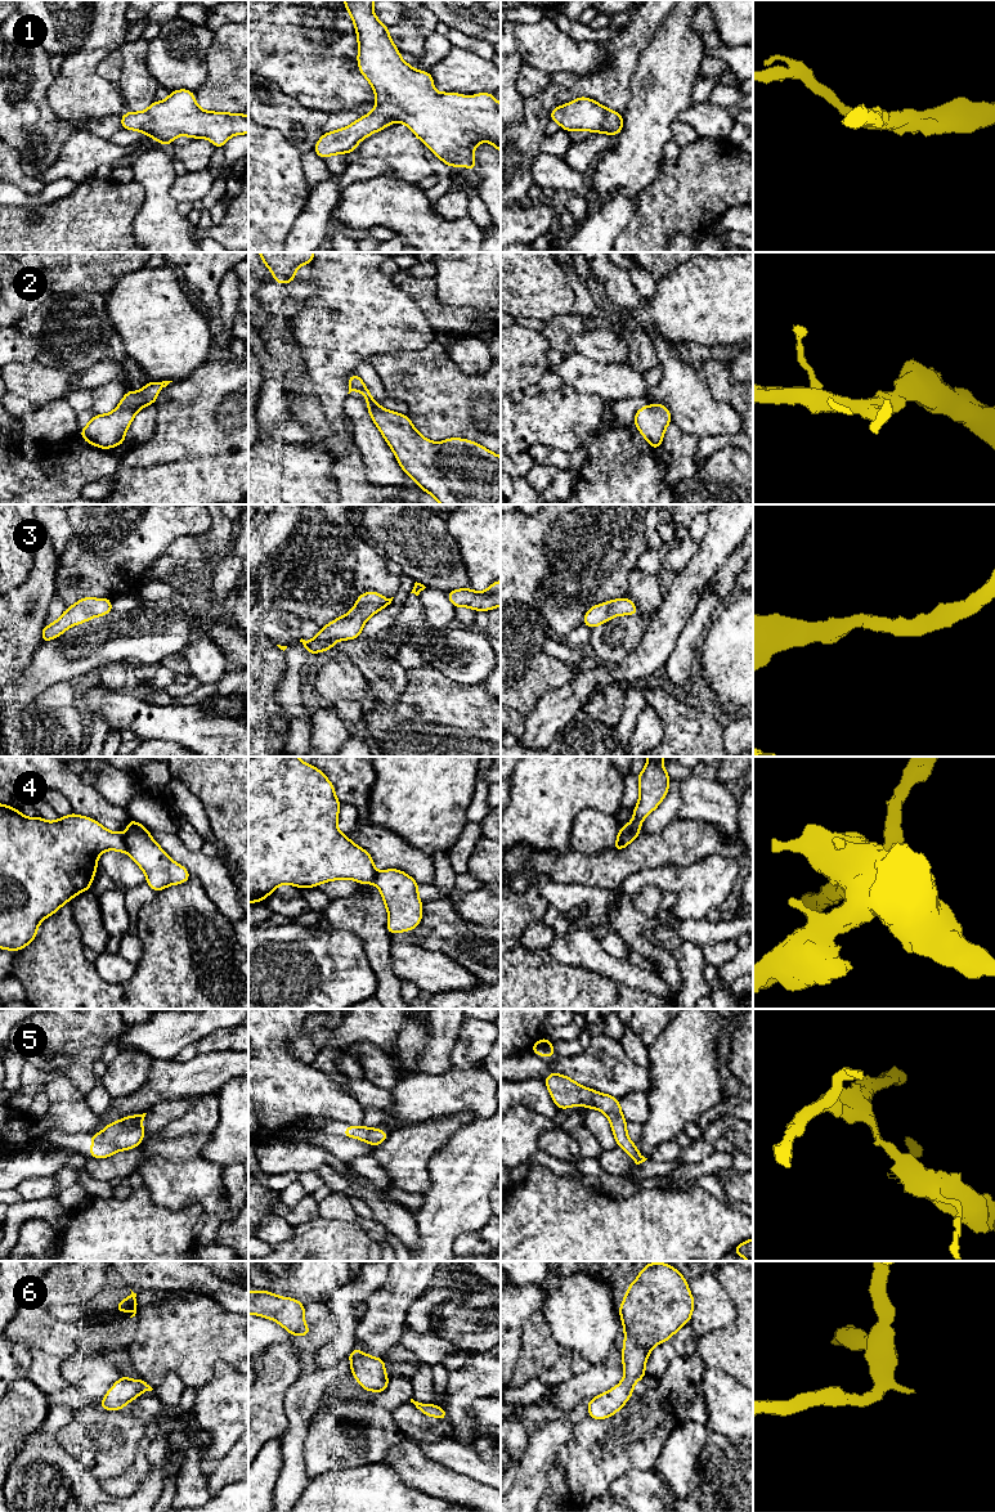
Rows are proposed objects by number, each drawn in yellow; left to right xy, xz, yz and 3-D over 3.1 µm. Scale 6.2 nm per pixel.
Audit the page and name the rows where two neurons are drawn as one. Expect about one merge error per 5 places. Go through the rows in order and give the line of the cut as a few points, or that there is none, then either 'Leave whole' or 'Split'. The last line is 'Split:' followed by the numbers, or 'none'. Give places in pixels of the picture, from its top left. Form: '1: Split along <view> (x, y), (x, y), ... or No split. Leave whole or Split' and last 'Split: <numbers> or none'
1: No split. Leave whole
2: No split. Leave whole
3: No split. Leave whole
4: Split along xy (122, 835), (126, 851). Split
5: No split. Leave whole
6: No split. Leave whole
Split: 4

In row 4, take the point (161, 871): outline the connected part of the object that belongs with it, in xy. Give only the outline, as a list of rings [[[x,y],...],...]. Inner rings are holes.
[[[129,818],[124,840],[126,852],[145,872],[145,881],[156,893],[169,885],[189,880],[188,870],[172,861],[143,825]]]

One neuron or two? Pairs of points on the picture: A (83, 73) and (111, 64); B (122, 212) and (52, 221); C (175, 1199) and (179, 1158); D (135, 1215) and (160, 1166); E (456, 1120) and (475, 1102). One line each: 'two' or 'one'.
A: two
B: one
C: one
D: two
E: two

